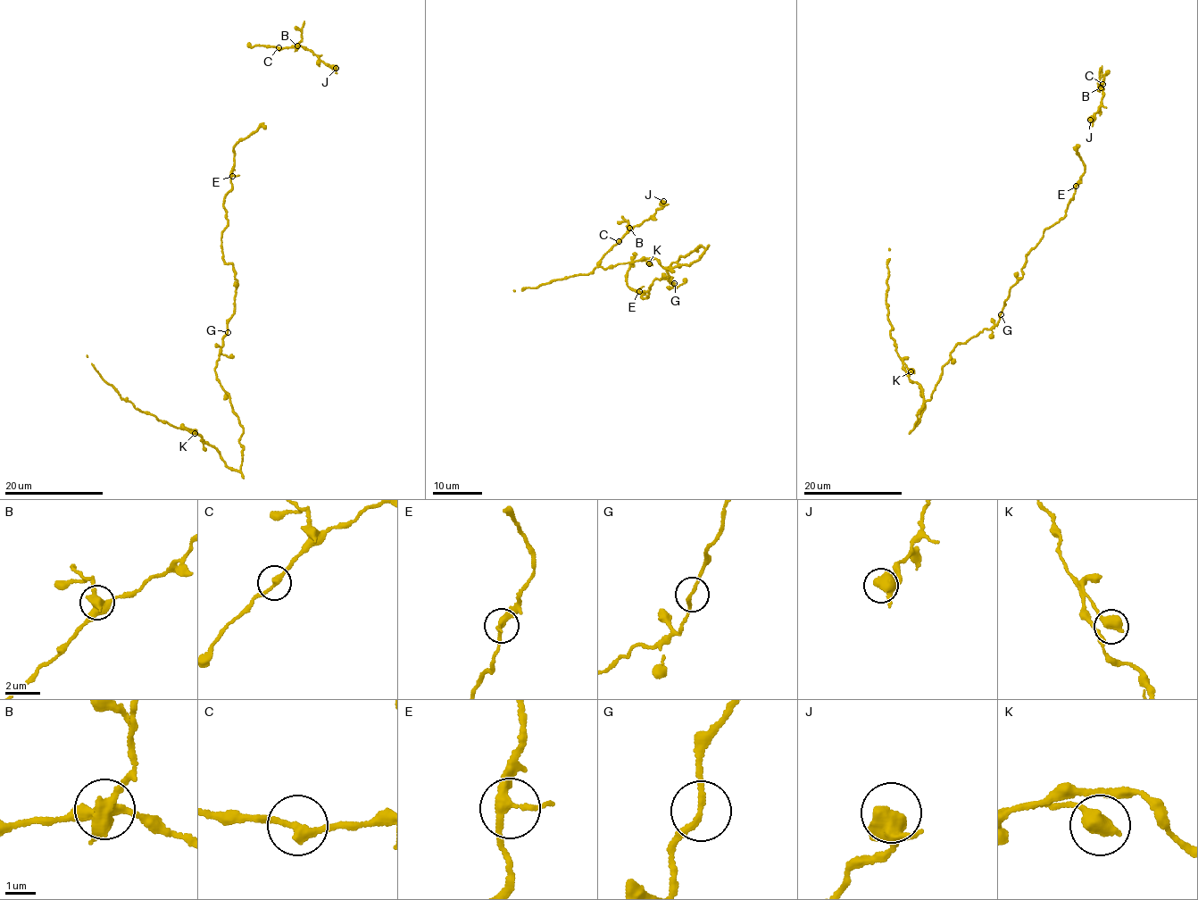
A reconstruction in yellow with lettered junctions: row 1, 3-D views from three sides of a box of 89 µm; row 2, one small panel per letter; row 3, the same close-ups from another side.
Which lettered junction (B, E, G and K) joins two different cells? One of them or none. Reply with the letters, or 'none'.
B

